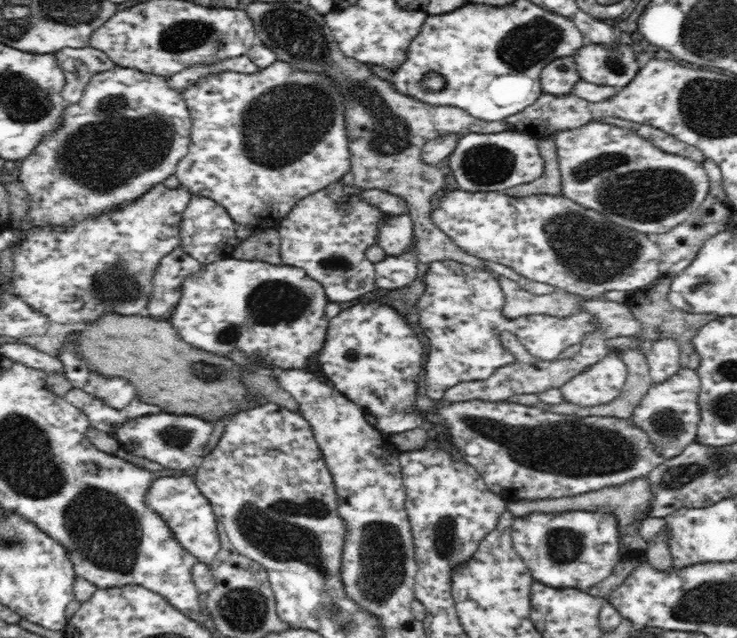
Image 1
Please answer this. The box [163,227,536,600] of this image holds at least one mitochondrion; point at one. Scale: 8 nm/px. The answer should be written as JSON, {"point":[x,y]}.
{"point":[280,534]}

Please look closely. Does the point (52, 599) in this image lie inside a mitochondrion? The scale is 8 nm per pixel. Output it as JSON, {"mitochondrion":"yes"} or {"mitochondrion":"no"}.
{"mitochondrion":"no"}

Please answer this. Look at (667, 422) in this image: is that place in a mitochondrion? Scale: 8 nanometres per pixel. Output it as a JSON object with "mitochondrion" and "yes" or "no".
{"mitochondrion":"yes"}

